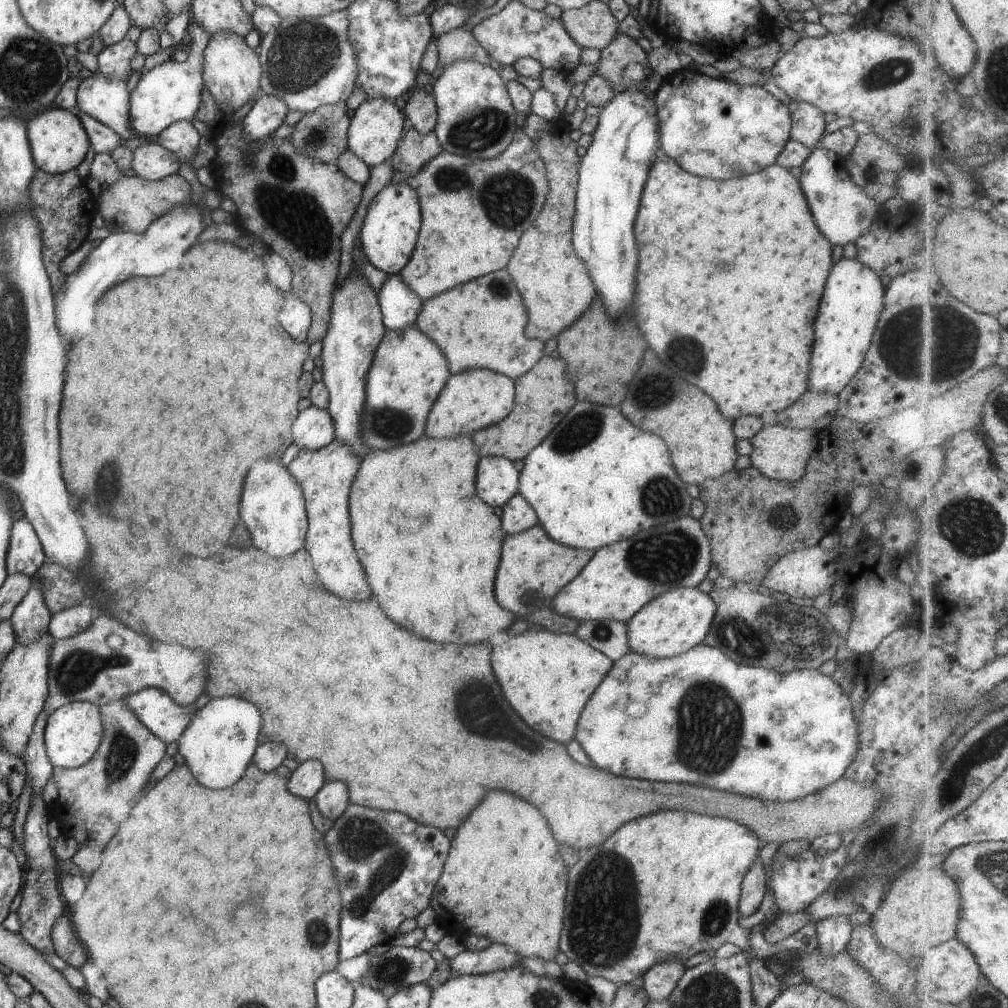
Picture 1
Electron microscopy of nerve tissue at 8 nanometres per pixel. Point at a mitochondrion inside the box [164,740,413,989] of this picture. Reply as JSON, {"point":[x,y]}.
{"point":[362,840]}

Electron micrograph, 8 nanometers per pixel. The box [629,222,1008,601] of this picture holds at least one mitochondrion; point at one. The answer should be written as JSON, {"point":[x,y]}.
{"point":[901,342]}

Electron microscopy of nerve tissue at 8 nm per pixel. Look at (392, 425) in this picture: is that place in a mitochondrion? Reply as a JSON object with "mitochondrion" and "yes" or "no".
{"mitochondrion":"yes"}

